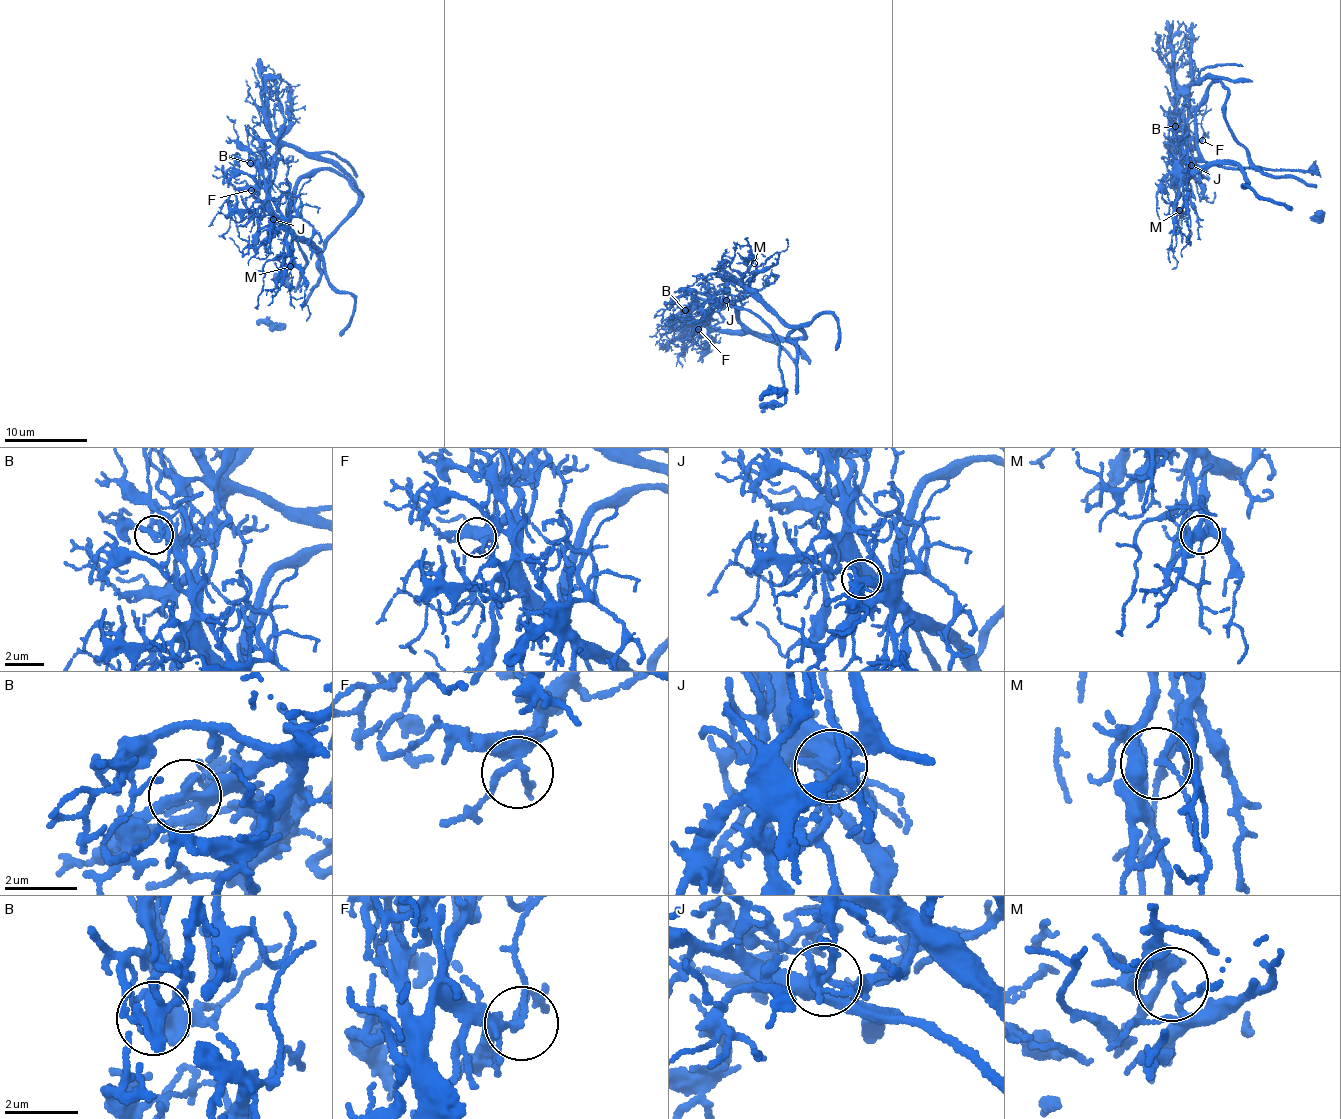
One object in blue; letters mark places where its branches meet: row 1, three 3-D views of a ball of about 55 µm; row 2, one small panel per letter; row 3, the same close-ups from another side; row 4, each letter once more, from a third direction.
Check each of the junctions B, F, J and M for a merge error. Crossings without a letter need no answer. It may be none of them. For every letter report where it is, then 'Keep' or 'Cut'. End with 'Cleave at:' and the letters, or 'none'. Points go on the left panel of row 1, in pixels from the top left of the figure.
B: Place: (250, 163). Cut
F: Place: (251, 190). Keep
J: Place: (273, 219). Cut
M: Place: (290, 266). Keep
Cleave at: B, J

